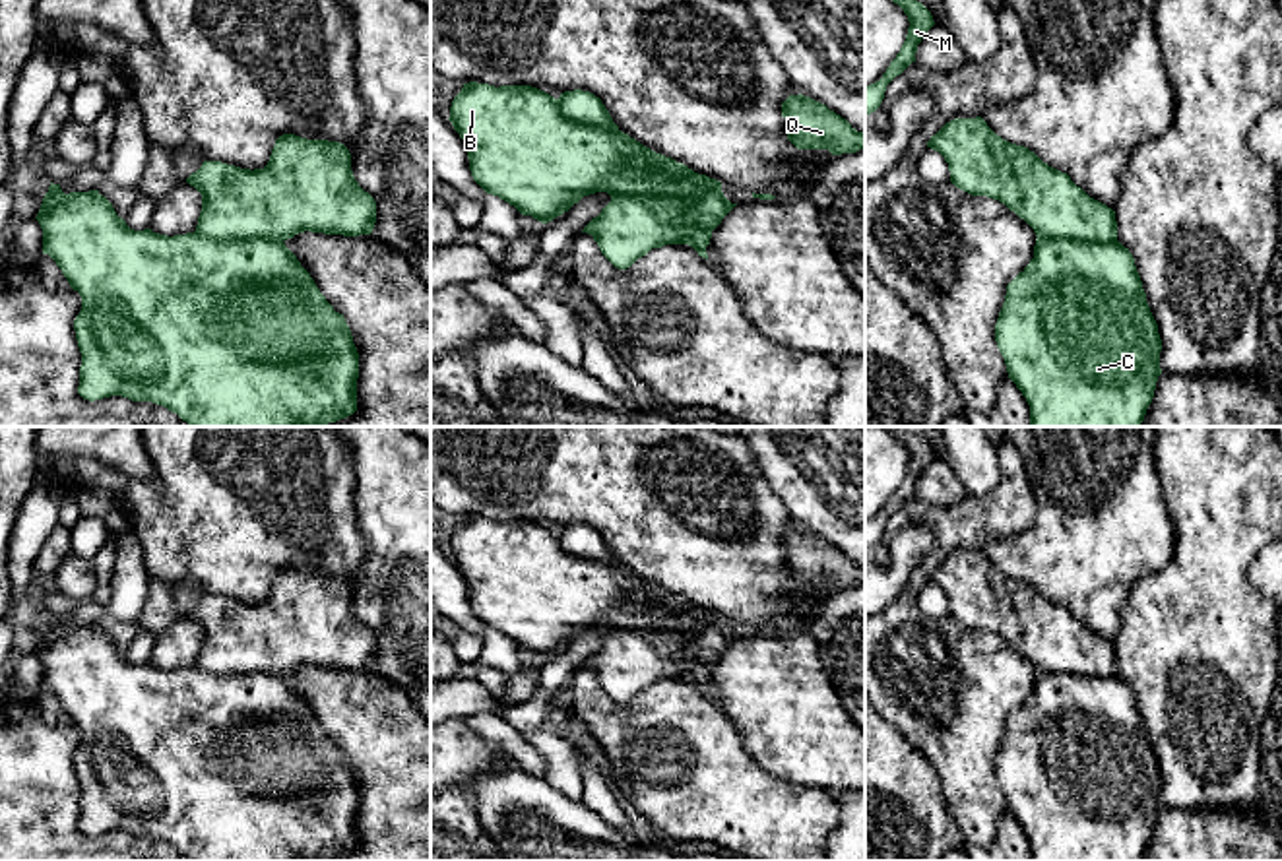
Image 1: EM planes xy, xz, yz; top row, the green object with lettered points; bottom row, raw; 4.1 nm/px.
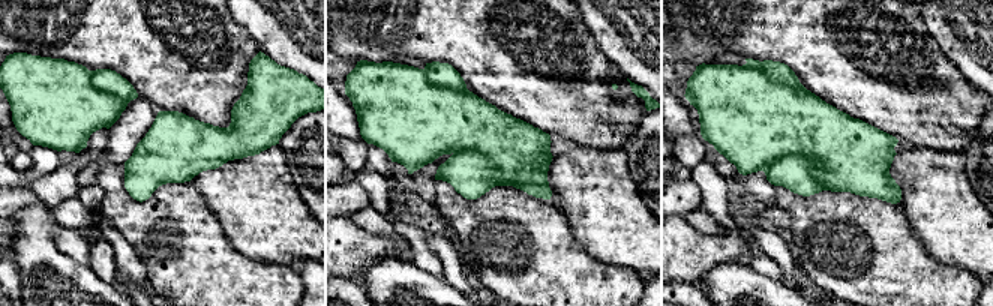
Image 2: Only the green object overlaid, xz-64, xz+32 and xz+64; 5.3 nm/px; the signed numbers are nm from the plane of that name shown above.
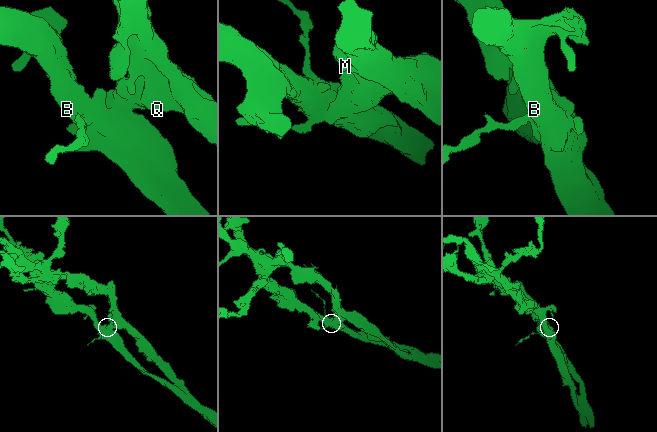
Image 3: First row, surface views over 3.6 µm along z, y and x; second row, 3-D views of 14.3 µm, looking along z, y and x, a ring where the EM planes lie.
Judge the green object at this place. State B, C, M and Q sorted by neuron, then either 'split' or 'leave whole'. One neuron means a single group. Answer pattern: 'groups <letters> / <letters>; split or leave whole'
groups B C / M Q; split

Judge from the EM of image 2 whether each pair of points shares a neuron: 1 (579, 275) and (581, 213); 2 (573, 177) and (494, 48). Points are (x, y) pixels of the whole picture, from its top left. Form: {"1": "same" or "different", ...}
{"1": "different", "2": "different"}

